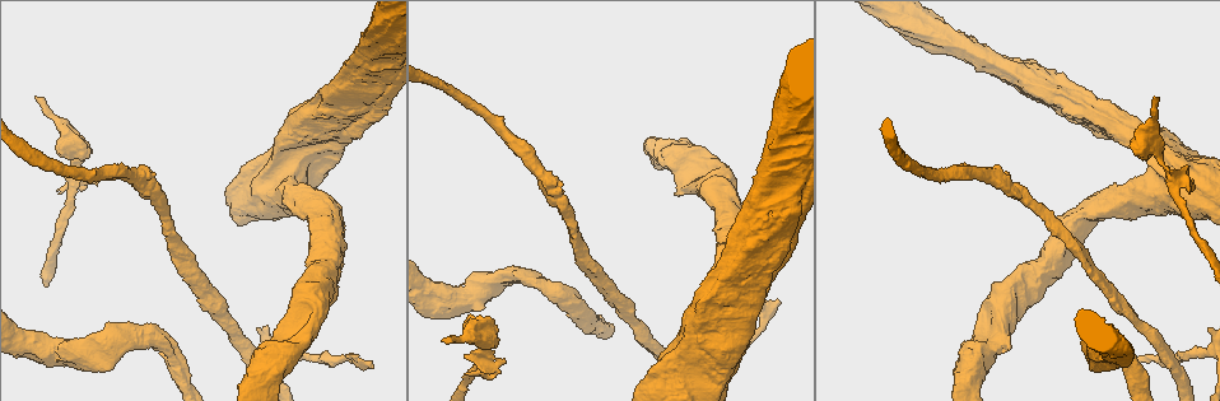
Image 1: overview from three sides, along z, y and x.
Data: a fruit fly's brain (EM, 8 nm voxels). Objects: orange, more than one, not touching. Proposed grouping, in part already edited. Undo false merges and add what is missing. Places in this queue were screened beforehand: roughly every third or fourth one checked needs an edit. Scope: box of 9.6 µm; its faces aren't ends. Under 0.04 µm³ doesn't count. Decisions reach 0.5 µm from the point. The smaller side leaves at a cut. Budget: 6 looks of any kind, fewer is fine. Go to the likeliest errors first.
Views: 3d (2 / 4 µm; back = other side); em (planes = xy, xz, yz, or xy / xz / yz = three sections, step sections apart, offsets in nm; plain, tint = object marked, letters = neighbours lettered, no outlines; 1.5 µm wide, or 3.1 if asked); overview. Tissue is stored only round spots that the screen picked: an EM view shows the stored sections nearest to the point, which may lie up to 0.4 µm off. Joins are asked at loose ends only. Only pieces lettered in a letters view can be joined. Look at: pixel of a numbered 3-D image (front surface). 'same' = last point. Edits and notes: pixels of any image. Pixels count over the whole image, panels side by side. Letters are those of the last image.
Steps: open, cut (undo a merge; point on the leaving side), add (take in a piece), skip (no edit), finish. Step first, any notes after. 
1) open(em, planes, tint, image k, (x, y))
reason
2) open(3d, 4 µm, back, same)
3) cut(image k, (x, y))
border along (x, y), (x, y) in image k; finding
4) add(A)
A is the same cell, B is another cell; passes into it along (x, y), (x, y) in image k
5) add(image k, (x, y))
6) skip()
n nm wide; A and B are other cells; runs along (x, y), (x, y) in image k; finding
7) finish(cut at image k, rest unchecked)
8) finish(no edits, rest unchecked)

open(em, planes, letters, image 1, (446, 339))
thin end

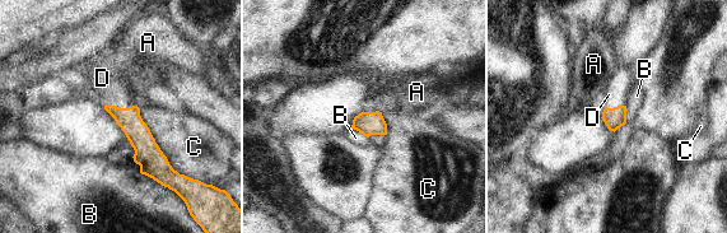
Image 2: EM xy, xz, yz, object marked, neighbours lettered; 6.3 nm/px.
add(D)
D is the same cell, A, B and C are other cells; passes into it along (130, 121), (120, 107), (102, 78) in image 2; the cell continues

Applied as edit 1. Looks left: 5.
open(3d, 2 µm, image 1, (781, 303))
end of a long branch

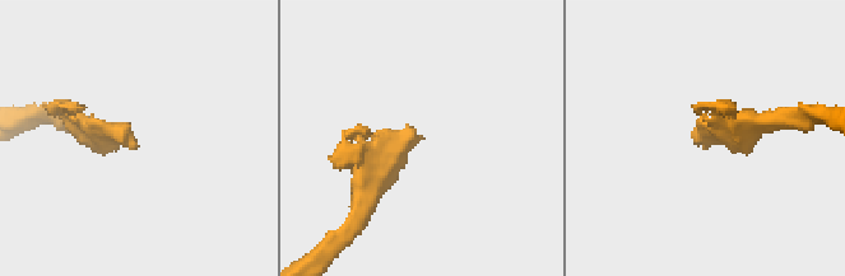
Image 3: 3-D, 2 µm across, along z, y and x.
open(em, planes, letters, image 3, (135, 145))
now the EM

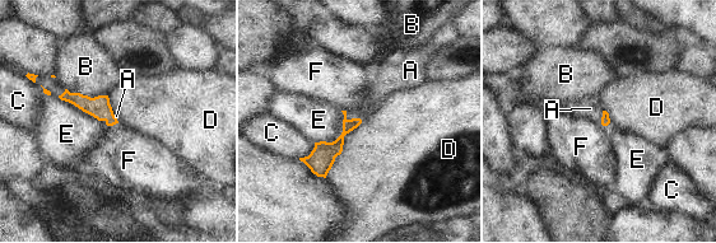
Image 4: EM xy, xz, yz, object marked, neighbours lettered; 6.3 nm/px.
add(A)
A is the same cell, B, C, D, E and F are other cells; passes into it along (329, 150), (352, 118), (379, 89) in image 4; the cell continues

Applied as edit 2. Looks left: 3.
open(overview)

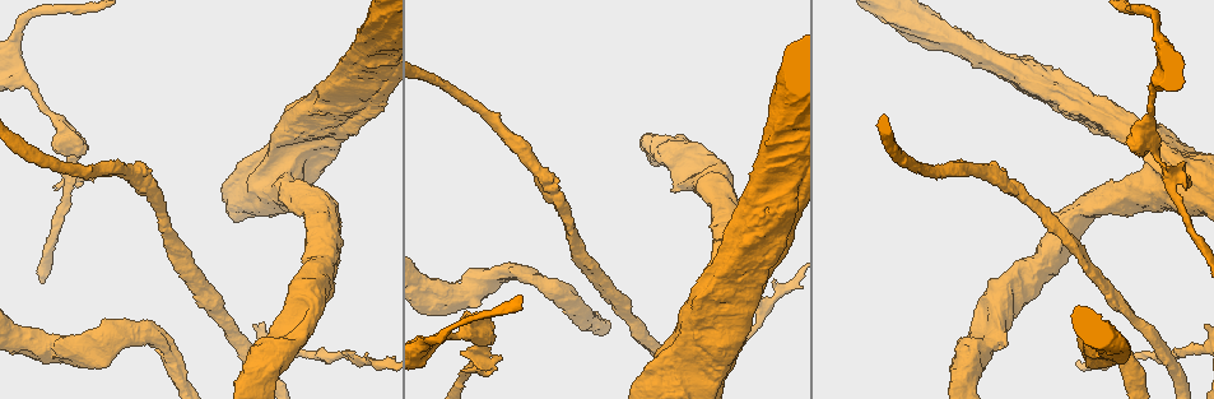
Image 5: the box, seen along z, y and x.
open(em, yz, step 8, letters, image 5, (672, 190))
branch stops here

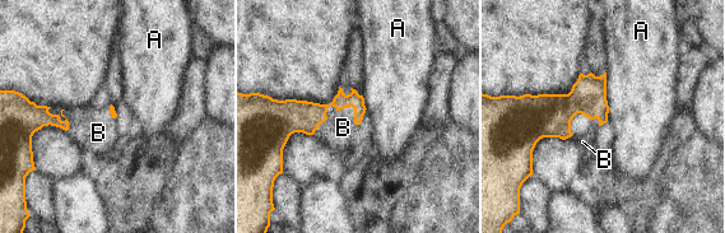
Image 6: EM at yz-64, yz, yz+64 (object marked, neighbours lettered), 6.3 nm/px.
open(em, planes, letters, same)
cut it another way

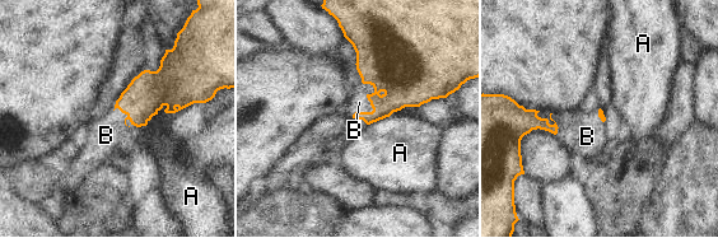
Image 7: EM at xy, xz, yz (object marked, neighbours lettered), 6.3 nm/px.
add(B)
B is the same cell, A is another cell; passes into it along (401, 89), (369, 112), (359, 102) in image 7; the cell continues

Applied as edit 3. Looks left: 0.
finish(add at image 2, add at image 4, add at image 7, rest unchecked)

